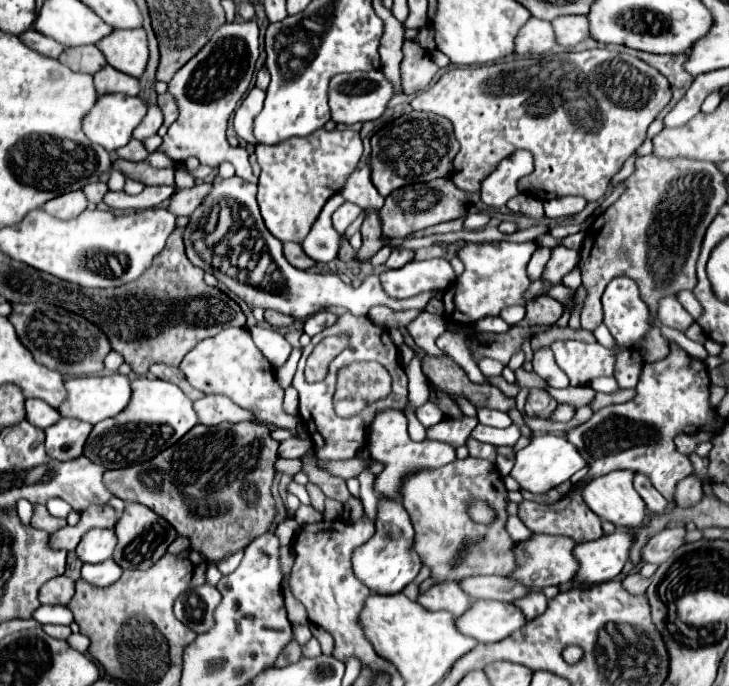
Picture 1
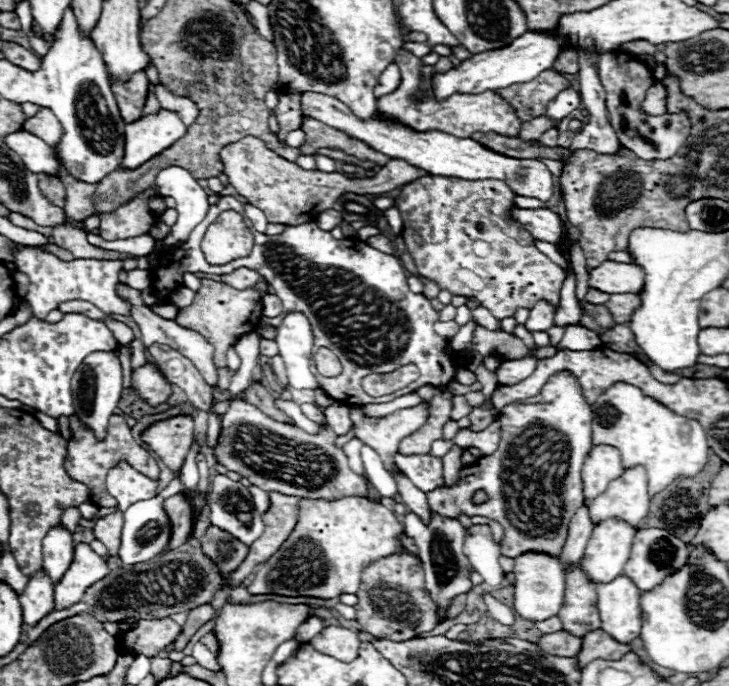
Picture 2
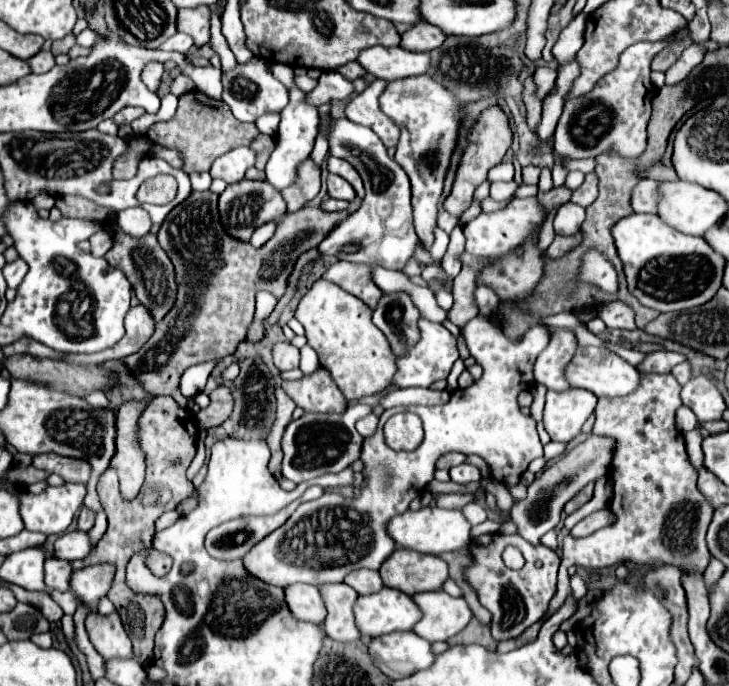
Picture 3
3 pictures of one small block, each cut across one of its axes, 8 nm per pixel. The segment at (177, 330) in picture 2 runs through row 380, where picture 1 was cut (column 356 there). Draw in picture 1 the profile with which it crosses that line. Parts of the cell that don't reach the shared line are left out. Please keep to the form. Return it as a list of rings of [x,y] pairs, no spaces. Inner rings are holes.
[[[346,202],[344,206],[340,206],[336,212],[334,212],[334,216],[332,216],[332,222],[334,222],[334,228],[340,232],[340,234],[344,234],[346,232],[346,228],[350,226],[350,214],[360,214],[362,210],[358,210],[358,206],[356,204],[350,204],[350,202]]]

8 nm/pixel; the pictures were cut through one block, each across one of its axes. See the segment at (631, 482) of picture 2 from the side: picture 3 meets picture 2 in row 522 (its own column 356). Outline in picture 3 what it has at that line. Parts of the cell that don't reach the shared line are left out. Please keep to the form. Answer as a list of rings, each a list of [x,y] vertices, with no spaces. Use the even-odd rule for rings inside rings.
[[[340,582],[340,584],[322,584],[320,596],[328,612],[322,624],[324,632],[338,642],[358,640],[360,634],[358,628],[354,626],[354,612],[352,612],[354,598],[358,598],[358,594],[350,590],[350,586],[346,586],[344,582]]]

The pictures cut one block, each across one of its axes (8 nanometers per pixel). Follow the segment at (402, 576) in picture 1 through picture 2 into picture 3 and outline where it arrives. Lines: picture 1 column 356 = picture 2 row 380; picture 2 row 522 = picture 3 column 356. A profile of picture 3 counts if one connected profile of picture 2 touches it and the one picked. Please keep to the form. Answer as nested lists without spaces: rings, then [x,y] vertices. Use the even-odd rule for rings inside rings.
[[[476,316],[474,320],[470,320],[464,328],[462,334],[466,338],[468,350],[470,354],[476,358],[476,362],[482,366],[482,376],[466,390],[456,390],[452,392],[452,398],[448,404],[444,406],[406,406],[406,408],[392,408],[386,410],[380,416],[380,424],[374,436],[364,440],[362,446],[362,462],[366,464],[364,476],[366,476],[366,486],[362,488],[360,498],[342,498],[340,494],[334,492],[326,492],[322,498],[312,500],[312,502],[304,502],[296,508],[296,512],[274,532],[270,532],[262,542],[258,542],[244,558],[244,568],[250,576],[270,584],[270,586],[290,586],[296,582],[302,584],[314,584],[314,586],[322,586],[326,582],[342,582],[342,578],[350,572],[350,570],[358,570],[358,568],[372,568],[378,570],[380,564],[394,552],[394,540],[388,538],[386,534],[386,522],[408,510],[408,504],[420,496],[424,492],[424,488],[430,484],[430,480],[434,478],[434,462],[446,454],[446,452],[462,452],[462,454],[478,454],[480,458],[486,460],[490,476],[504,484],[506,488],[512,488],[520,482],[520,476],[526,472],[528,464],[542,456],[542,442],[538,438],[536,432],[536,422],[530,416],[524,416],[520,412],[518,406],[518,394],[522,390],[530,390],[530,386],[534,386],[534,376],[532,376],[532,366],[534,360],[538,356],[538,352],[542,352],[546,348],[546,342],[550,340],[550,334],[544,326],[536,324],[534,328],[530,328],[522,340],[508,340],[504,336],[502,330],[494,328],[490,324],[488,318],[484,316]],[[408,410],[414,412],[422,418],[424,424],[424,440],[416,450],[410,452],[396,452],[392,448],[388,448],[386,440],[384,440],[384,424],[390,416]]]

